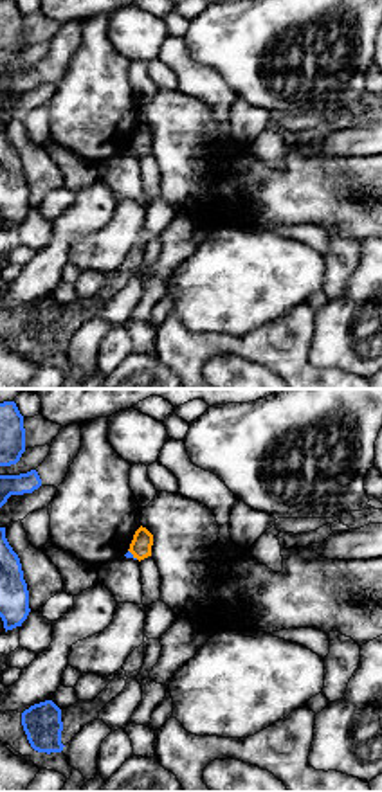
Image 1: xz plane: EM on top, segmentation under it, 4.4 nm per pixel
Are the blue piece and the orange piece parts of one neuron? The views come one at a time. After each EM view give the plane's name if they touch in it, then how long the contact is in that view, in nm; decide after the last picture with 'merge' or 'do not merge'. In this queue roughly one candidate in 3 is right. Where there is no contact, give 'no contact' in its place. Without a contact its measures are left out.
contact in xz; length 60 nm

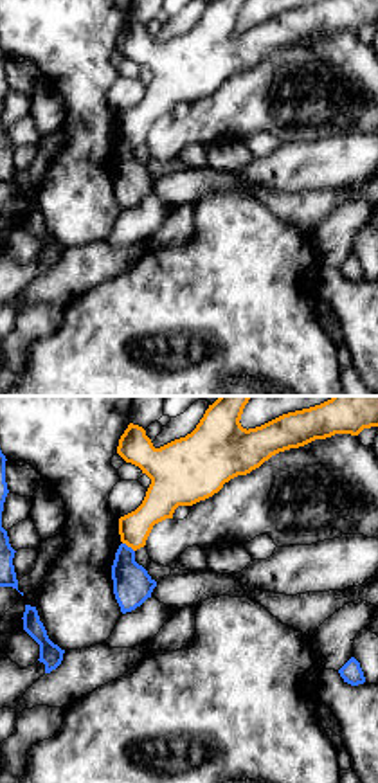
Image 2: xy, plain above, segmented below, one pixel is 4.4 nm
contact in xy; length 70 nm

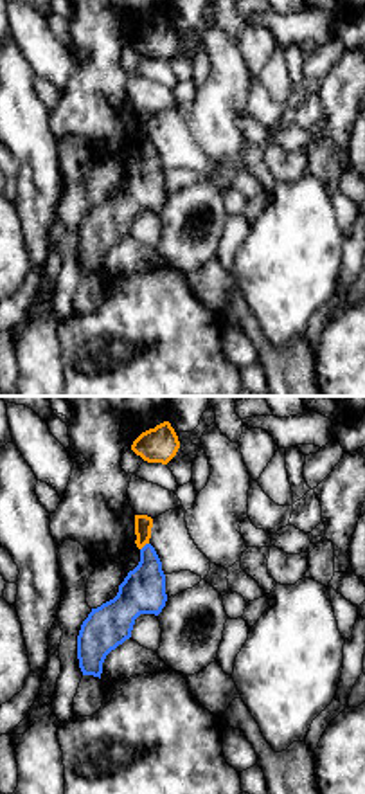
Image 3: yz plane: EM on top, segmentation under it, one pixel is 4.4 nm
contact in yz; length 50 nm

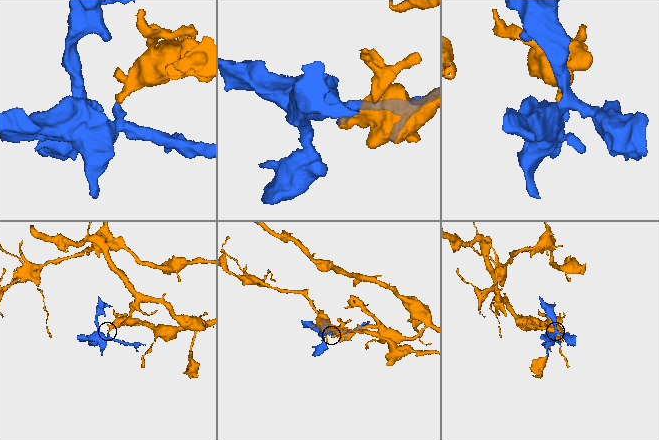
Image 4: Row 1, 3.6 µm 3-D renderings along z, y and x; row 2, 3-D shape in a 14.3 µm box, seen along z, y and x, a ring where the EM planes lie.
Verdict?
do not merge

